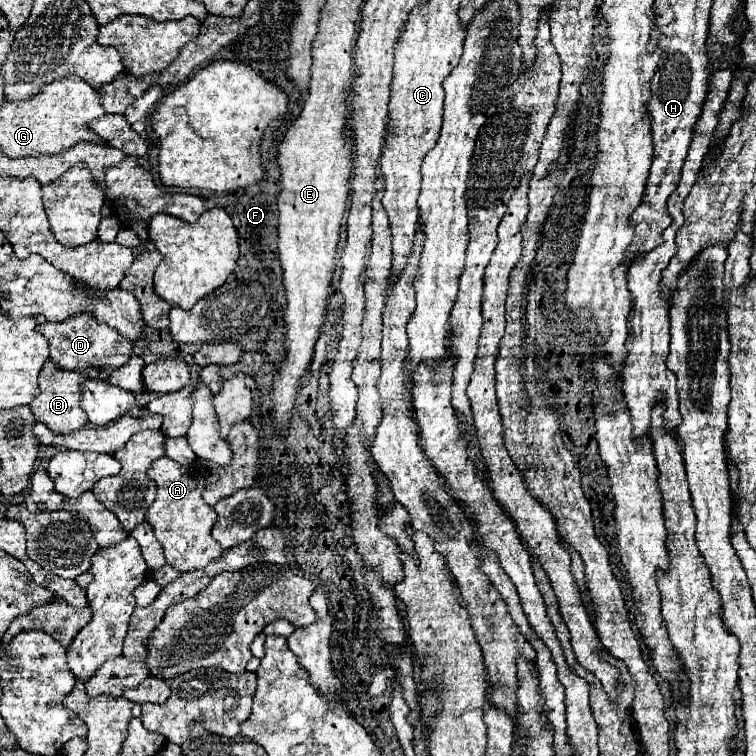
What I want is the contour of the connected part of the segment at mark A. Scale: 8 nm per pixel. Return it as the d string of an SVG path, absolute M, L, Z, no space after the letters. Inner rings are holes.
M169 457L153 461L147 475L157 483L157 499L147 511L147 521L151 523L155 537L163 545L165 559L179 571L203 569L209 561L221 559L221 545L211 535L211 529L217 521L217 513L209 507L201 493L205 489L205 477L199 471L181 465Z

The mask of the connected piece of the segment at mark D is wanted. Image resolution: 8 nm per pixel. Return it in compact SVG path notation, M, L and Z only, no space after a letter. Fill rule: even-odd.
M77 313L59 323L47 323L47 327L41 327L41 333L49 341L49 353L61 365L61 369L73 369L97 379L107 379L117 367L129 361L133 353L131 341L121 337L107 323L99 323L89 313Z

